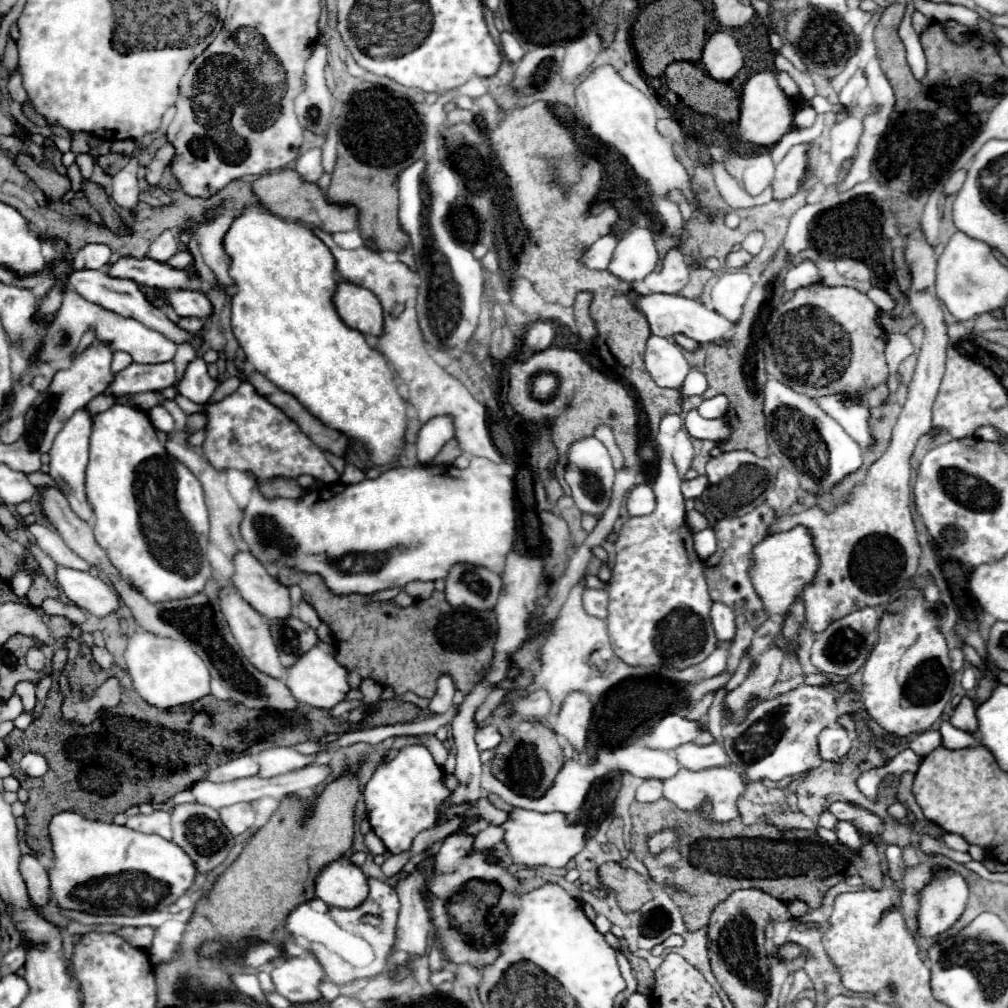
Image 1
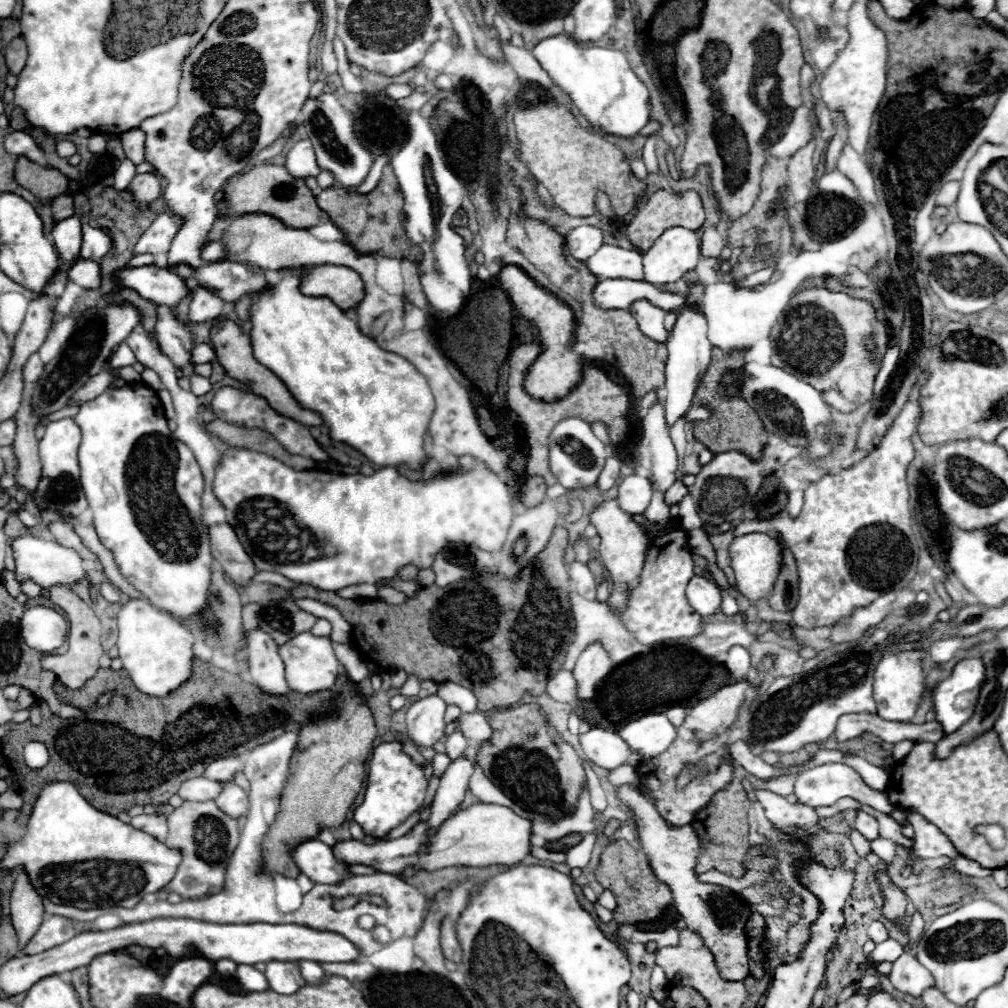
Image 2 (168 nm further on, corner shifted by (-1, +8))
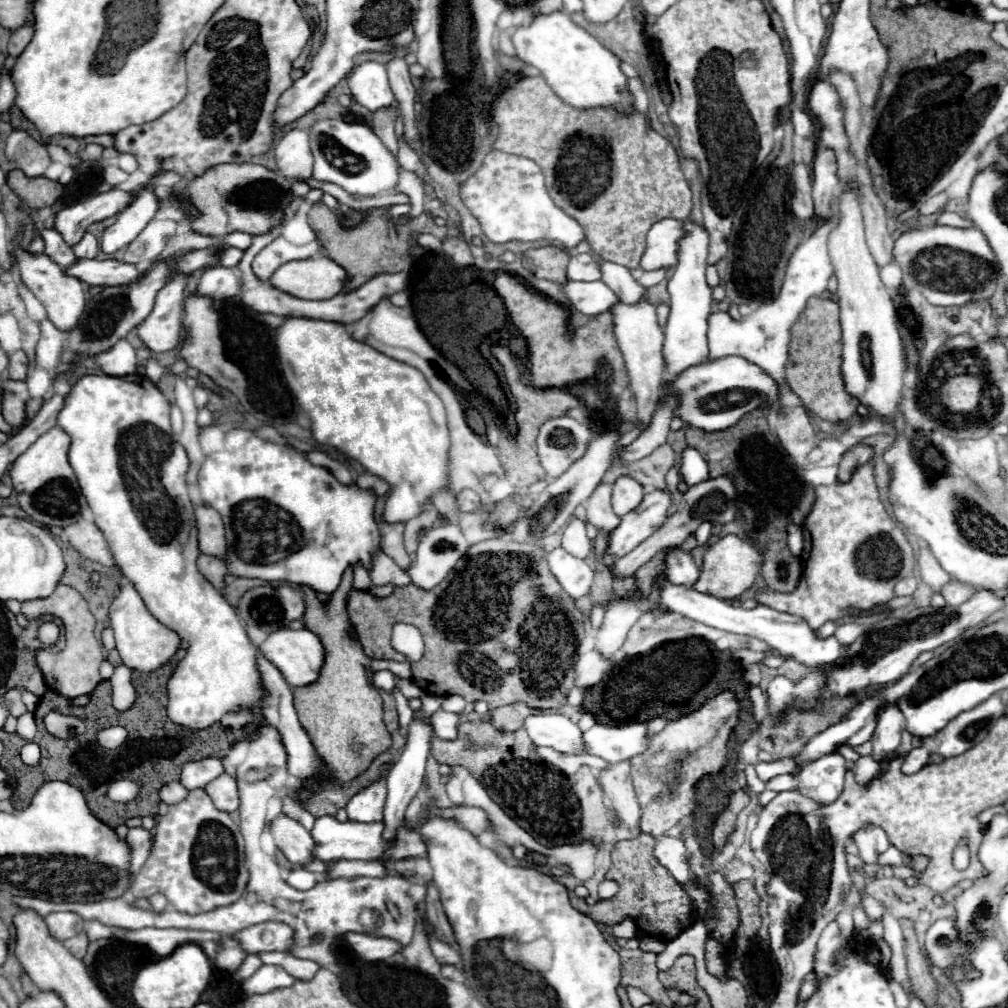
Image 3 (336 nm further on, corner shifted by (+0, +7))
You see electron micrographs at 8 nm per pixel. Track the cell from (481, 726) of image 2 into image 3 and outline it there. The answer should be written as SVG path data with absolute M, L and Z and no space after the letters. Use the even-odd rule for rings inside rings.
M466 707L464 713L446 713L446 711L436 711L430 719L434 731L436 731L436 737L440 739L458 739L458 727L460 727L460 719L462 715L470 713L470 709Z

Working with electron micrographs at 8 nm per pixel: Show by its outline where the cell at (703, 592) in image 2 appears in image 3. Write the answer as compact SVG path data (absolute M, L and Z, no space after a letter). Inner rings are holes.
M672 549L666 557L666 569L668 579L674 585L688 585L688 589L692 589L692 585L698 581L700 571L694 565L692 557L680 549Z

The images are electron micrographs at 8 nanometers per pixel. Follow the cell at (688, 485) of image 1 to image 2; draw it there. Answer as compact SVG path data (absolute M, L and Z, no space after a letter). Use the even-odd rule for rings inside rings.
M675 482L667 492L665 492L665 502L669 504L669 506L673 506L673 504L677 504L685 494L687 494L689 490L687 490L687 486L683 484L683 482Z

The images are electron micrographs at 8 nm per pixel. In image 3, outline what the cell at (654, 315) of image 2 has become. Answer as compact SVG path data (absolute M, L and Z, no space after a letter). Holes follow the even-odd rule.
M602 263L602 281L624 301L626 305L636 305L640 297L648 299L648 291L630 275L630 271L616 263Z

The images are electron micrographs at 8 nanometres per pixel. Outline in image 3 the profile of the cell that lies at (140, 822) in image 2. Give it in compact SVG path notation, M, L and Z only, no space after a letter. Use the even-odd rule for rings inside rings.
M132 827L126 835L128 845L132 849L132 865L130 871L136 875L140 871L140 867L144 865L144 861L148 859L150 851L152 851L152 833L144 827Z

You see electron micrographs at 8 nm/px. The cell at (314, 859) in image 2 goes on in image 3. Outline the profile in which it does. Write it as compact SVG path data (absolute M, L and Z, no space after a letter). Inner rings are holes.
M278 815L272 821L272 835L276 839L276 845L292 865L304 867L314 861L312 849L316 847L316 843L298 821L290 819L288 815Z

